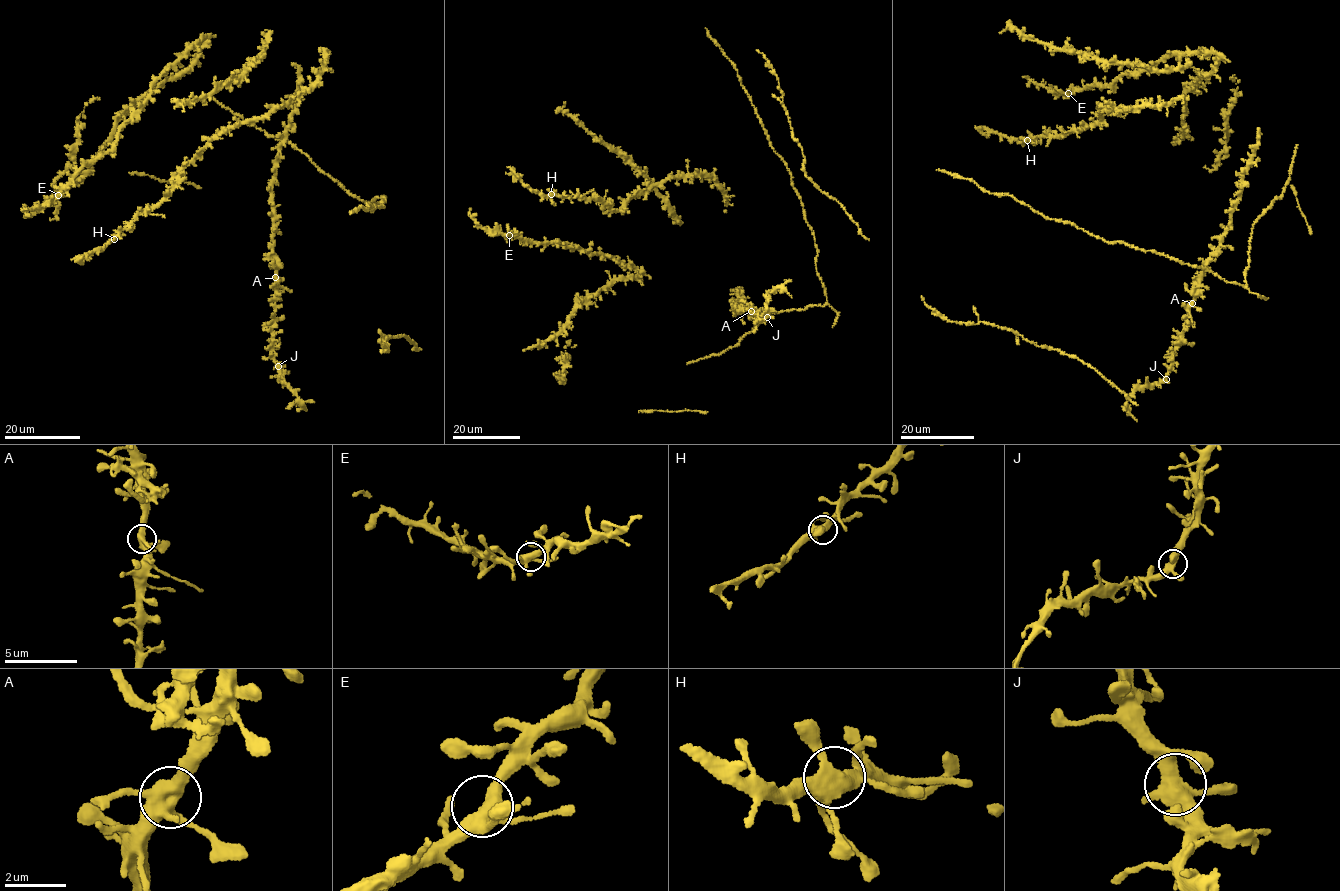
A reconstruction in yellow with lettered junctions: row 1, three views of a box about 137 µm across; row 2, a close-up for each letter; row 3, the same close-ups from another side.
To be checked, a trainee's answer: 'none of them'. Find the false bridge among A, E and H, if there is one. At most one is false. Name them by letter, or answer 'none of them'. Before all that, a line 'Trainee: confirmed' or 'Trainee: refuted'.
Trainee: confirmed
none of them

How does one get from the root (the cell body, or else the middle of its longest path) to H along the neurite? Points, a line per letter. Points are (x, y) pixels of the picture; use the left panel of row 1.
H: (167, 199), (135, 215), (114, 239)

